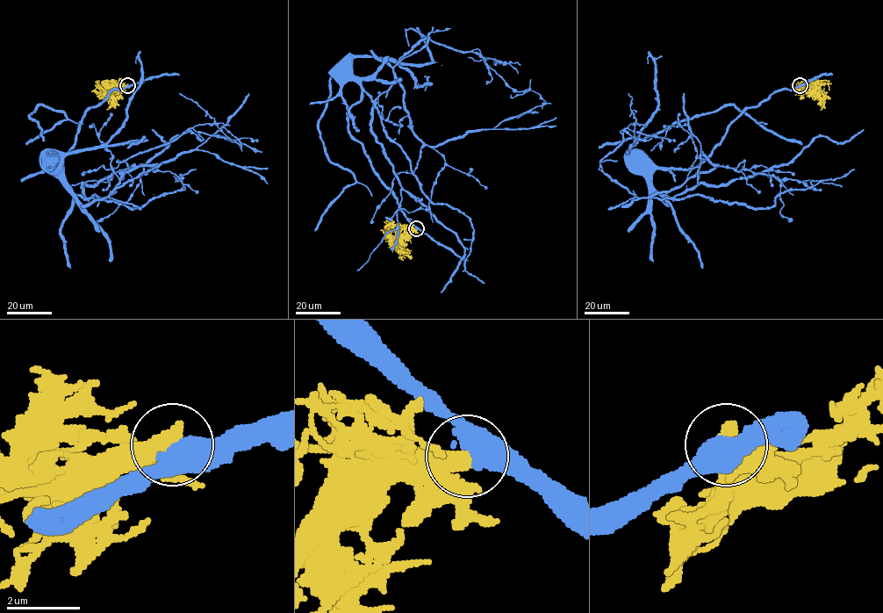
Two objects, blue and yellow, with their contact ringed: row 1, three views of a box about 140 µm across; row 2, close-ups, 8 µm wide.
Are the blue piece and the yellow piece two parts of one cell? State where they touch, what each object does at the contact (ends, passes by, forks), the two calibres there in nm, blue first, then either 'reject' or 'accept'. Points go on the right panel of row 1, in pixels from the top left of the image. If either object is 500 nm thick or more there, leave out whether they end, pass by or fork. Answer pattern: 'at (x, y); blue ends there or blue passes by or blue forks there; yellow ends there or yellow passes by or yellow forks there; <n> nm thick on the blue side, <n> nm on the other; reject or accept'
at (800, 85); 500 nm thick on the blue side, 600 nm on the other; reject

